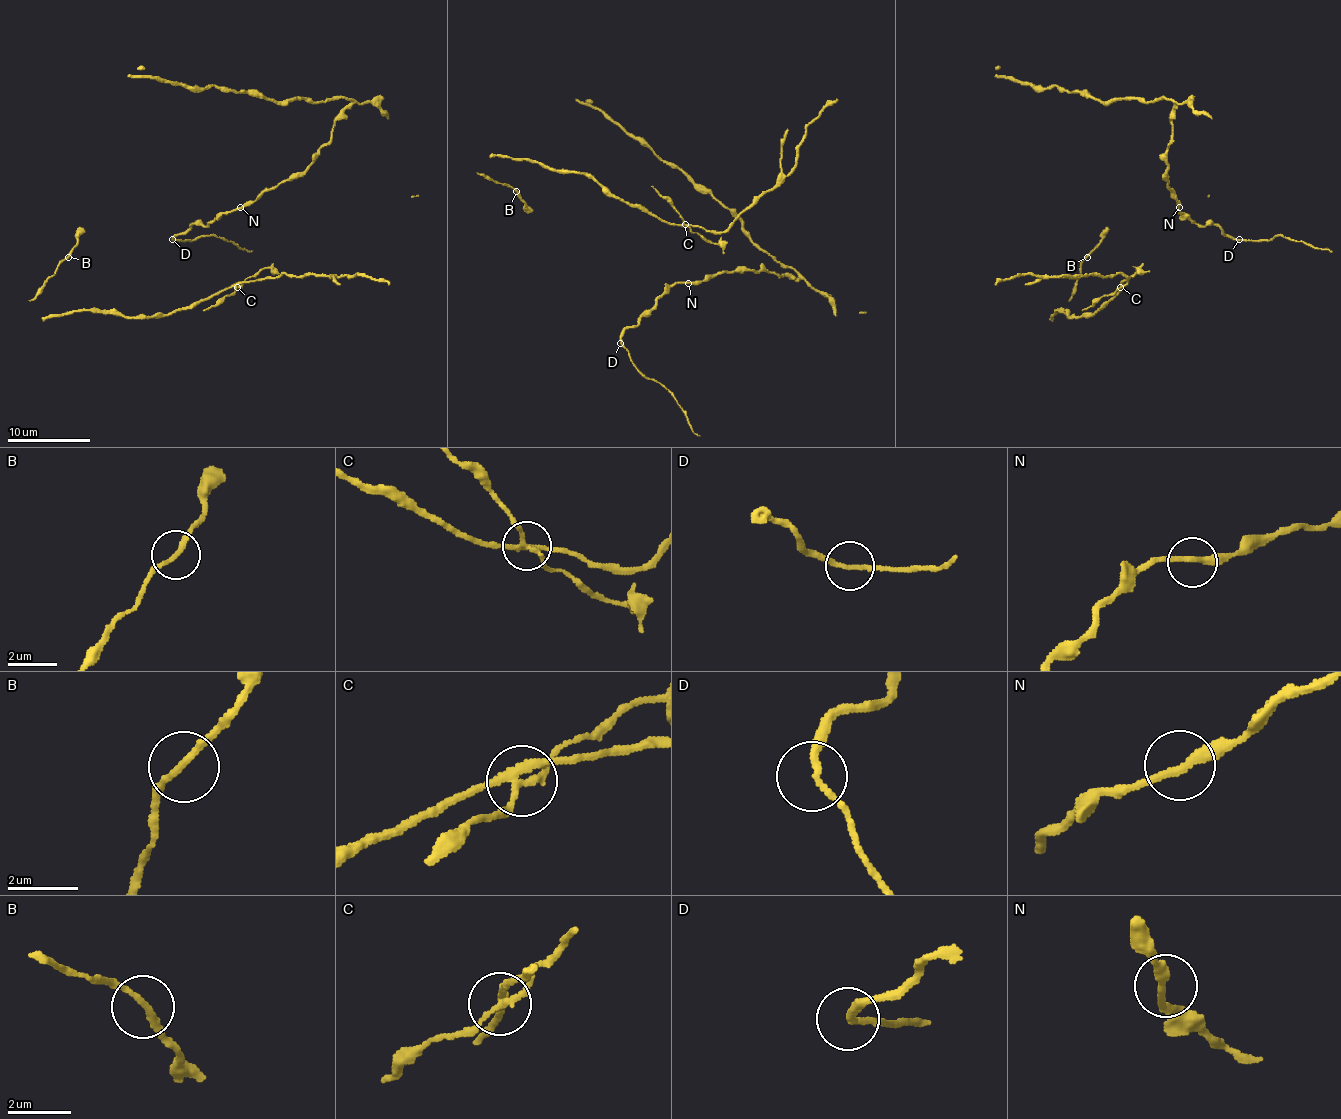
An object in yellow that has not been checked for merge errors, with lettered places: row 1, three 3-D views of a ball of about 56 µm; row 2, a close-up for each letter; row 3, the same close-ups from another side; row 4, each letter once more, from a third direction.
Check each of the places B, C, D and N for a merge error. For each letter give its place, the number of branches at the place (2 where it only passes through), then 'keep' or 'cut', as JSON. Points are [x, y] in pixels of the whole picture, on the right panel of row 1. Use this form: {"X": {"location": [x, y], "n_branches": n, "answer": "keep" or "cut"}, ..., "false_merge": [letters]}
{"B": {"location": [1087, 257], "n_branches": 2, "answer": "keep"}, "C": {"location": [1120, 287], "n_branches": 4, "answer": "cut"}, "D": {"location": [1239, 239], "n_branches": 2, "answer": "cut"}, "N": {"location": [1179, 207], "n_branches": 2, "answer": "keep"}, "false_merge": ["C", "D"]}

